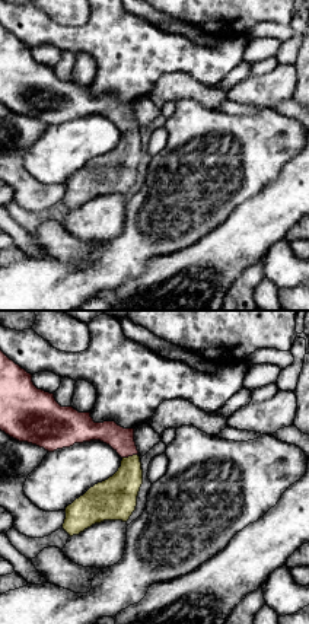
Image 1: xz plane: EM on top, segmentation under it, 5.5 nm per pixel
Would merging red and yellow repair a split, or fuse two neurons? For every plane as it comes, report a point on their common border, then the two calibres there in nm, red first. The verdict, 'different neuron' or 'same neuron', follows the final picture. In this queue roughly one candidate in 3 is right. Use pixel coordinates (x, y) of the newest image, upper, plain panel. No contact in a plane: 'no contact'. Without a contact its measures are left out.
contact (128, 129); calibres 140 and 220 nm

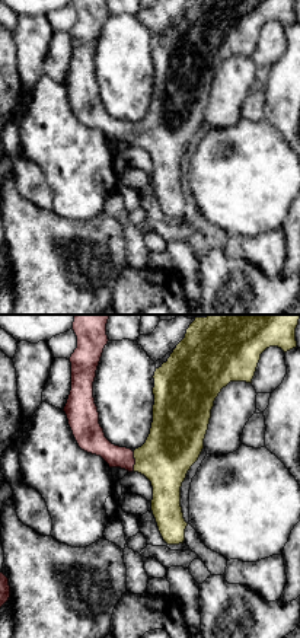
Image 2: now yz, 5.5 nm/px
contact (134, 134); calibres 130 and 300 nm

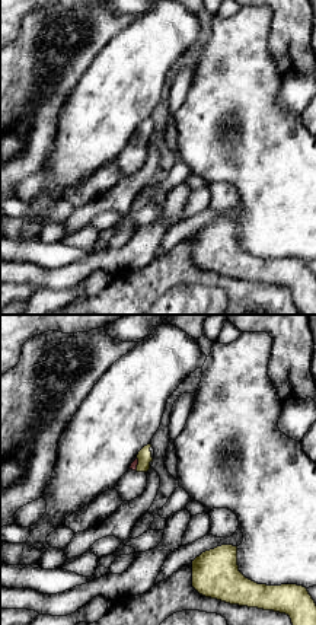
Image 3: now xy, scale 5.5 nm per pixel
contact (137, 137); calibres 40 and 80 nm

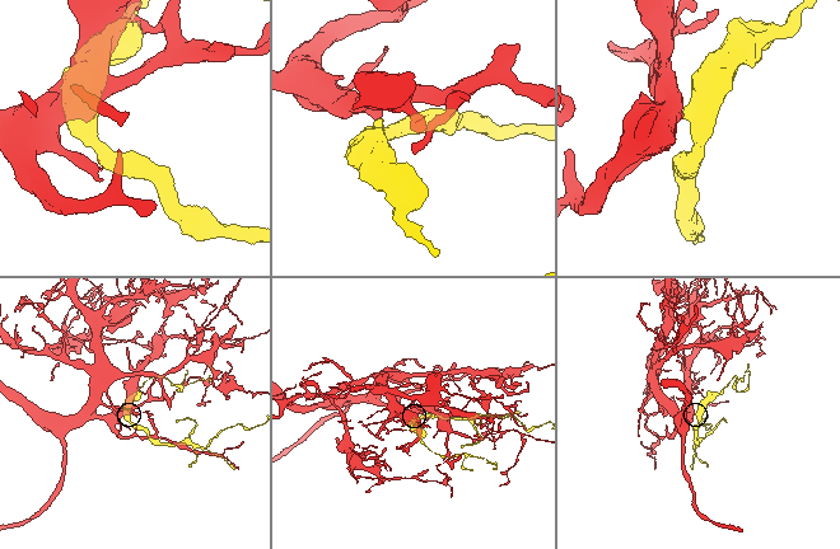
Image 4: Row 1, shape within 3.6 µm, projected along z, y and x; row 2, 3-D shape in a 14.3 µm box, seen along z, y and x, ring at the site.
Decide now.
same neuron

